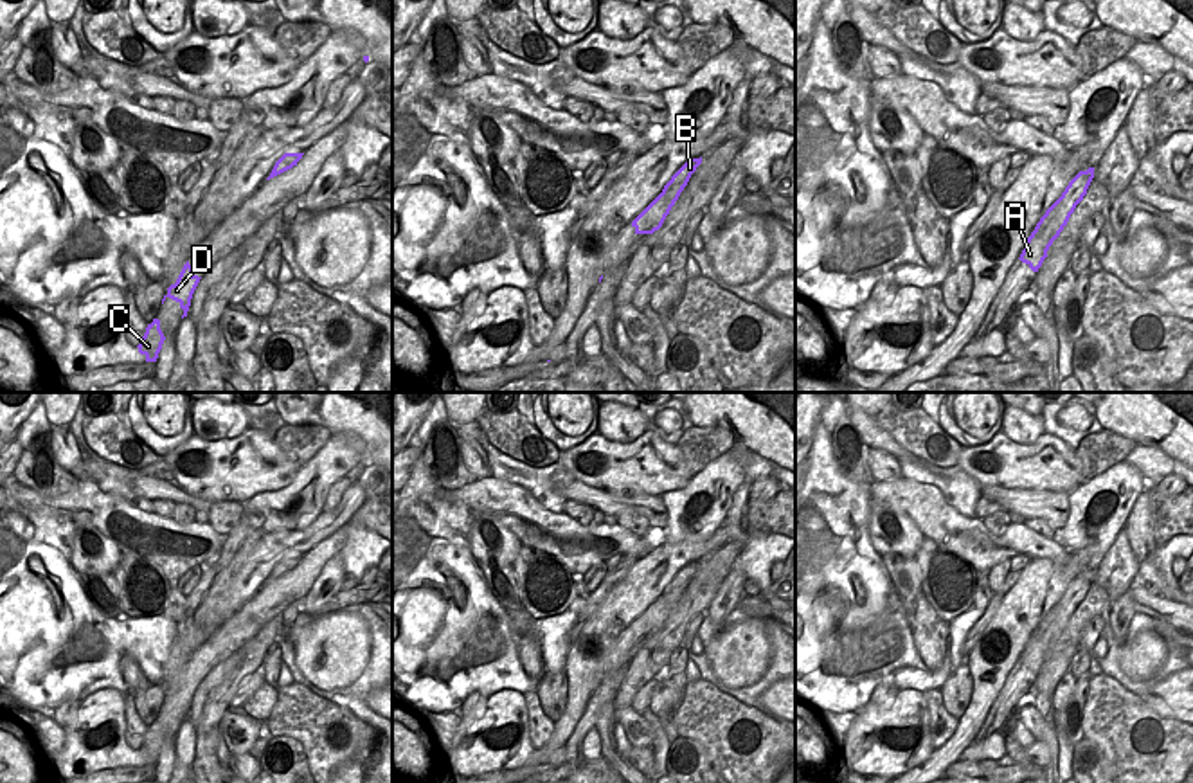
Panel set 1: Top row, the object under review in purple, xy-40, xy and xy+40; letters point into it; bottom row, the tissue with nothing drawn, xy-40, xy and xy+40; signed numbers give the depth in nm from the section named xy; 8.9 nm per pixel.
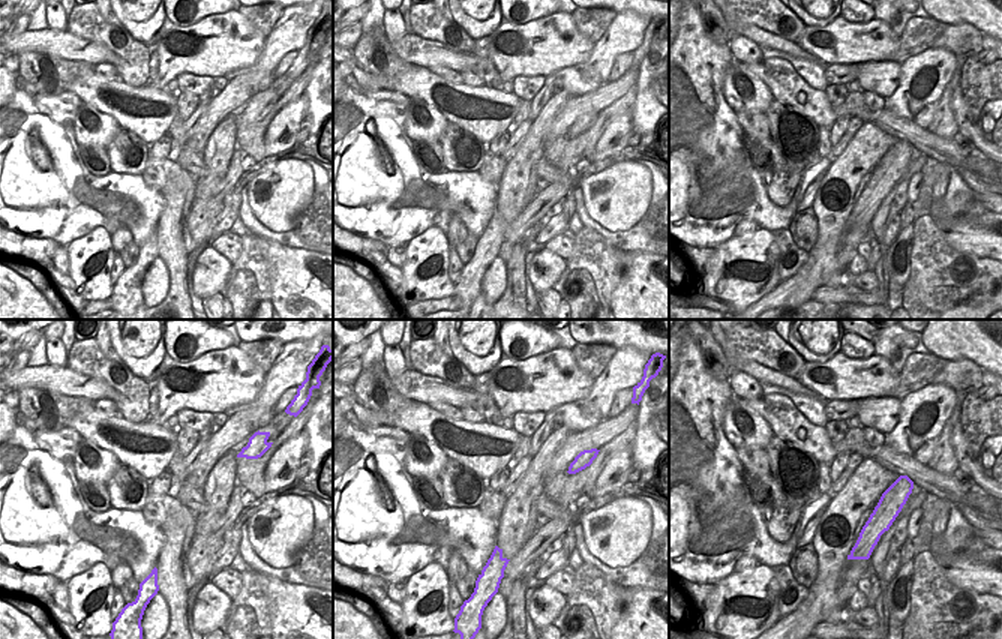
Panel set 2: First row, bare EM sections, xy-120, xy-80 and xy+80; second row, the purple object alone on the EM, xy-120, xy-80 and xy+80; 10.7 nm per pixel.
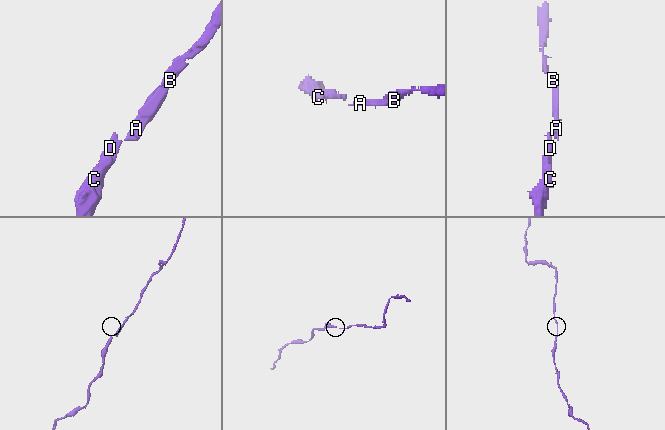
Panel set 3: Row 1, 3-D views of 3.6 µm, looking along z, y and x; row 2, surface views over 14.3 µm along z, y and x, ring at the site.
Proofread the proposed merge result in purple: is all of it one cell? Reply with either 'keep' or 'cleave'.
keep

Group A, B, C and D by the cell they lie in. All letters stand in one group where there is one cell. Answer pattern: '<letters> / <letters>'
A B C D

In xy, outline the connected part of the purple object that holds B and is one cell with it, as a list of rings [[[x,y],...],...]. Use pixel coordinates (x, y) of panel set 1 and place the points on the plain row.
[[[702,560],[691,562],[671,580],[662,596],[632,625],[635,637],[653,637],[662,630],[666,619],[700,567]]]

